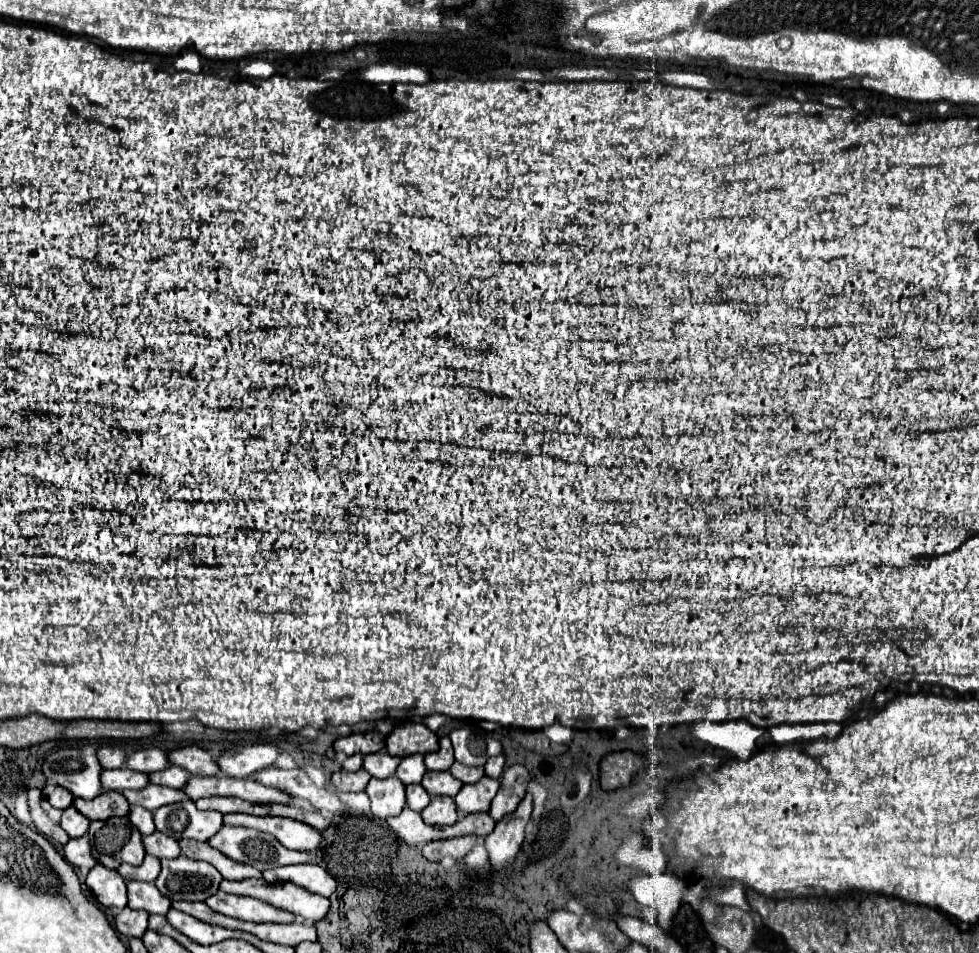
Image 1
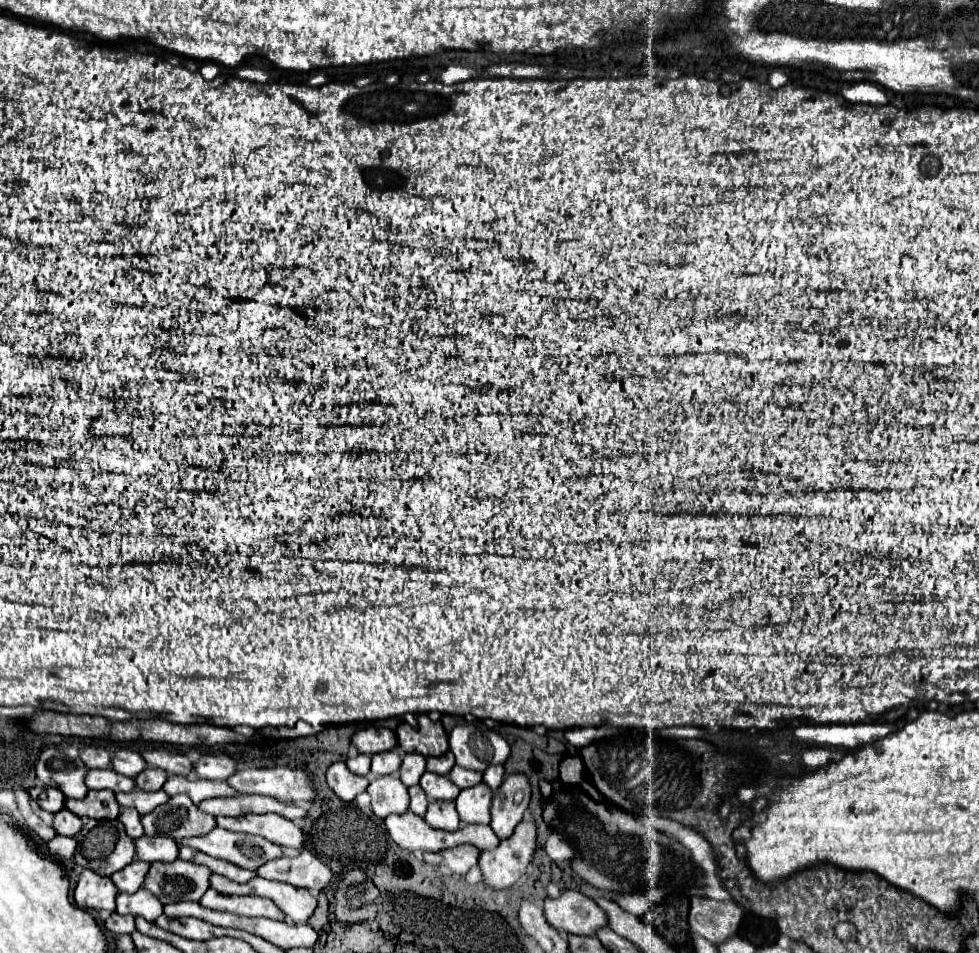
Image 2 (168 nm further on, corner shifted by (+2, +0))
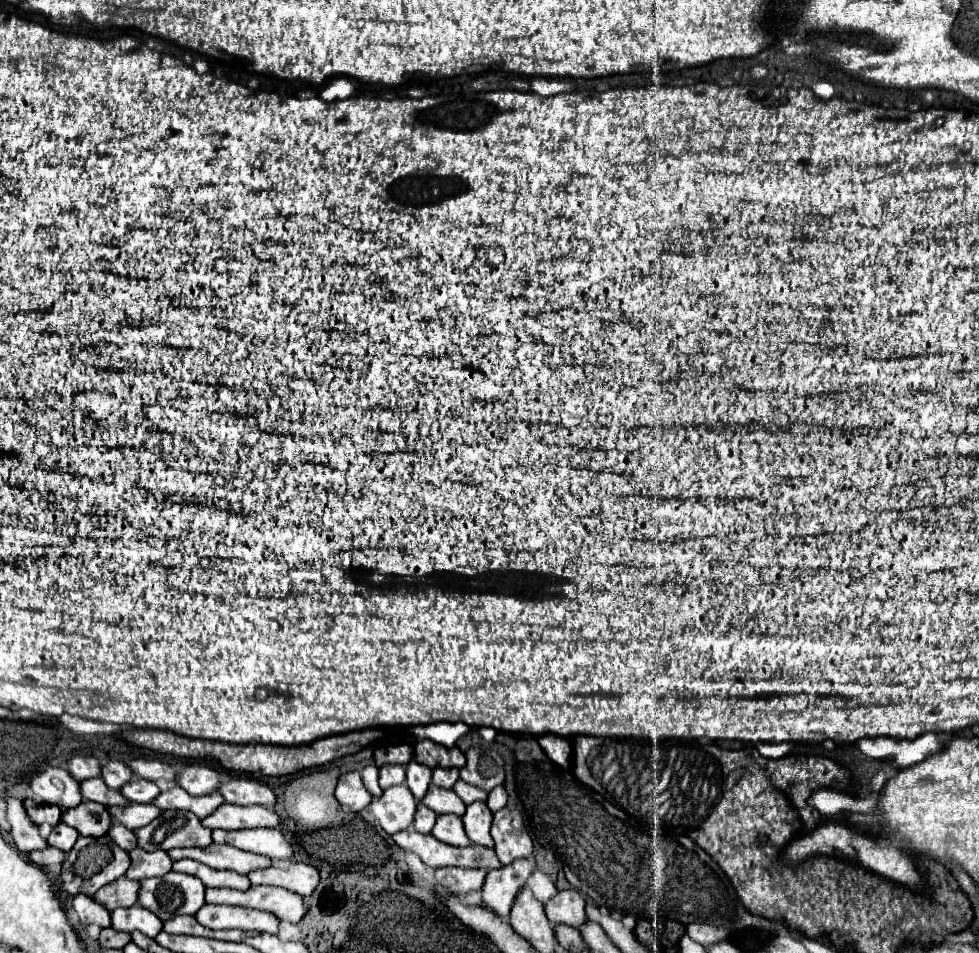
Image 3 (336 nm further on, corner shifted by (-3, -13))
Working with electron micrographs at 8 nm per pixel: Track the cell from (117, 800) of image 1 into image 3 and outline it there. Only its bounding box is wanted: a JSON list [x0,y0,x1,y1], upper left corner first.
[60,801,110,837]

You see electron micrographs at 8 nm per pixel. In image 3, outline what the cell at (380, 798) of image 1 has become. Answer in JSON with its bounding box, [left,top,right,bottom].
[370,785,416,835]

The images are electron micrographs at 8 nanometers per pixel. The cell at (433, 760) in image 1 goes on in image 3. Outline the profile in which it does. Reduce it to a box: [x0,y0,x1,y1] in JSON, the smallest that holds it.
[432,767,460,789]

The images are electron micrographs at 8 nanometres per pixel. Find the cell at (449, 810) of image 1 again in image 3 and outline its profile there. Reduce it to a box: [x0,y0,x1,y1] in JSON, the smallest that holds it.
[432,815,470,847]

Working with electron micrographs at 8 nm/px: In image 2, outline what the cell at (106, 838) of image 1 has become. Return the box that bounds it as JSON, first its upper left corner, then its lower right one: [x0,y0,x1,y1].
[77,820,135,876]

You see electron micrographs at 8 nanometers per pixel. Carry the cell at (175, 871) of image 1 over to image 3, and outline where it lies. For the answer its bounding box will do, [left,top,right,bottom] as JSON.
[138,871,206,921]

